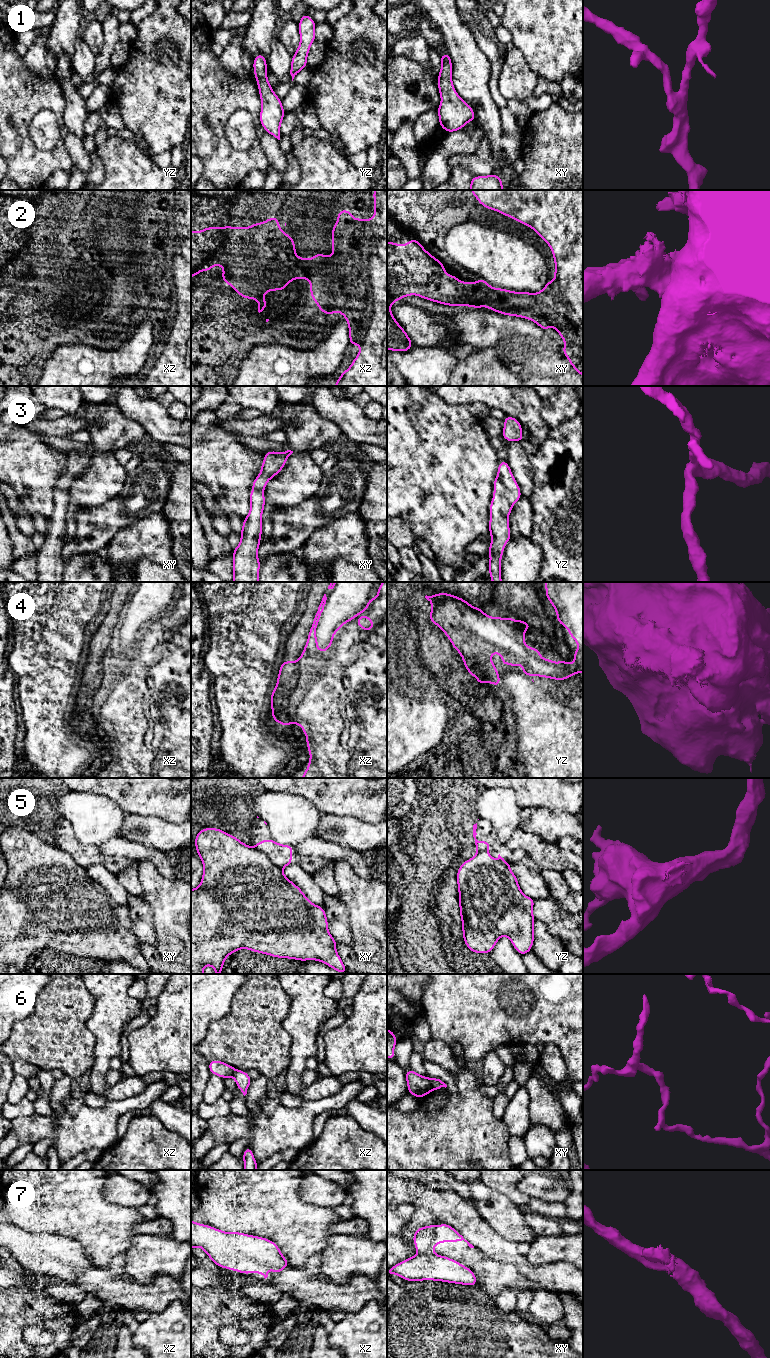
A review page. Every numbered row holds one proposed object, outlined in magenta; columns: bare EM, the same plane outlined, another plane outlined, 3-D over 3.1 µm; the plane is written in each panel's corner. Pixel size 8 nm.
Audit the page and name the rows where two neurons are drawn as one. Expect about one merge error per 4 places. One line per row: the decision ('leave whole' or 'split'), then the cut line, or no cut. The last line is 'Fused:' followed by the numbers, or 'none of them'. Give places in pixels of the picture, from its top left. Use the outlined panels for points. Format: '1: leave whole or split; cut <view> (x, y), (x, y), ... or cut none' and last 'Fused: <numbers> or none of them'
1: leave whole; cut none
2: split; cut xz (294, 255), (291, 261), (291, 277), (293, 279)
3: leave whole; cut none
4: split; cut xz (298, 660), (307, 685), (295, 710), (302, 724)
5: split; cut xy (254, 847), (262, 851), (281, 869)
6: split; cut xy (430, 1079), (432, 1089)
7: leave whole; cut none
Fused: 2, 4, 5, 6

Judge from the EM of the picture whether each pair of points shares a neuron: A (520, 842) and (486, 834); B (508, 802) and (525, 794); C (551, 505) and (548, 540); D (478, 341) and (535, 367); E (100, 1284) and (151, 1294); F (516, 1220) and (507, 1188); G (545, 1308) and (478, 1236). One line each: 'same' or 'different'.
A: different
B: different
C: same
D: same
E: same
F: different
G: different

